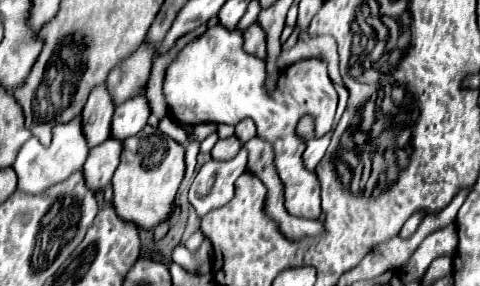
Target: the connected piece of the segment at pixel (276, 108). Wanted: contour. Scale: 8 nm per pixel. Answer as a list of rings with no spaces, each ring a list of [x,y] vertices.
[[[220,24],[210,26],[178,52],[164,74],[162,88],[168,114],[174,122],[188,126],[202,122],[236,124],[242,118],[252,118],[258,136],[272,144],[276,156],[274,164],[284,184],[284,206],[288,214],[318,220],[322,214],[320,182],[314,170],[304,168],[302,154],[306,142],[296,134],[296,126],[302,116],[310,114],[314,118],[314,136],[324,136],[332,128],[338,94],[328,78],[326,62],[320,58],[300,60],[284,68],[272,94],[268,94],[264,86],[264,66],[264,60],[244,52],[242,32],[226,30]]]

